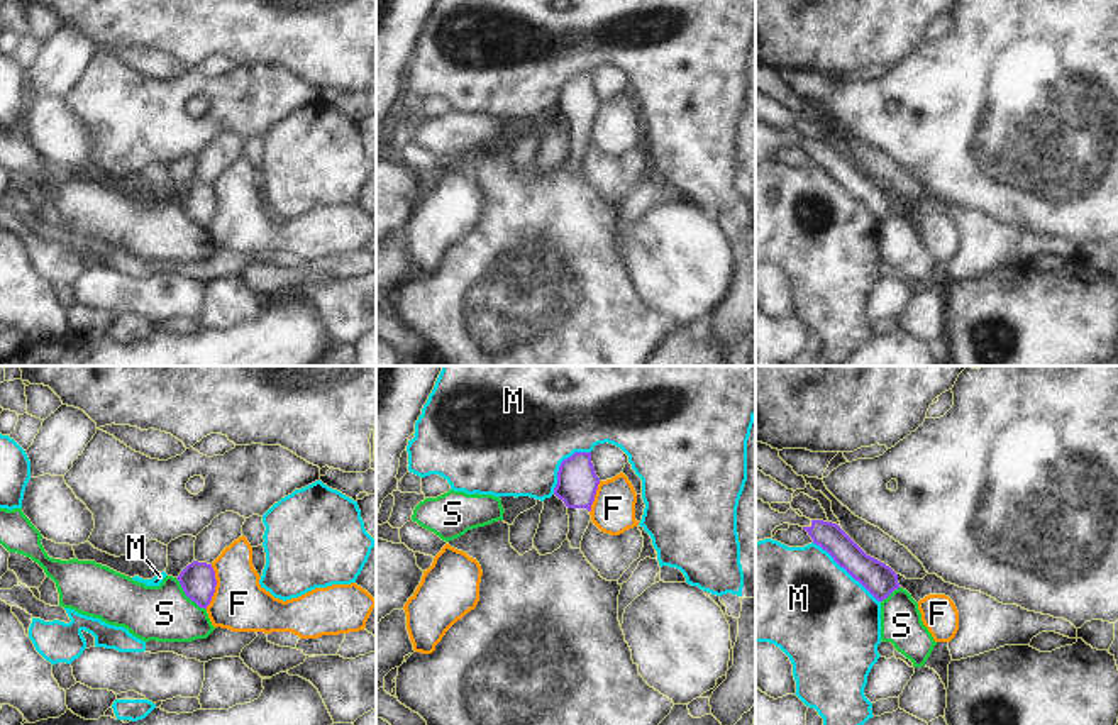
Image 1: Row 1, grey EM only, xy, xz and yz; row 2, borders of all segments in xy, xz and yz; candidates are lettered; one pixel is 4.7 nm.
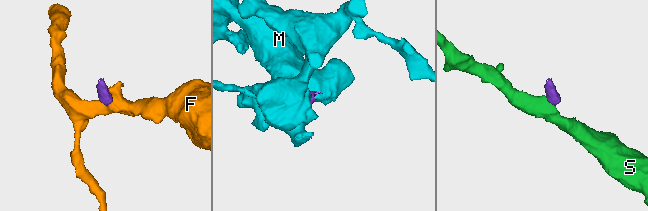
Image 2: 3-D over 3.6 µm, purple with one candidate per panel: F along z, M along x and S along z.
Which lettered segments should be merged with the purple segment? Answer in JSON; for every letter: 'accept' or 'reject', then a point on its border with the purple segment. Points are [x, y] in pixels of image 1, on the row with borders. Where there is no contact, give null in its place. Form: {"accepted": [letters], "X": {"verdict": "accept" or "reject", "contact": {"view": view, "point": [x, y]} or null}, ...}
{"accepted": [], "F": {"verdict": "reject", "contact": {"view": "xy", "point": [215, 585]}}, "M": {"verdict": "reject", "contact": {"view": "yz", "point": [846, 570]}}, "S": {"verdict": "reject", "contact": {"view": "xy", "point": [188, 597]}}}

